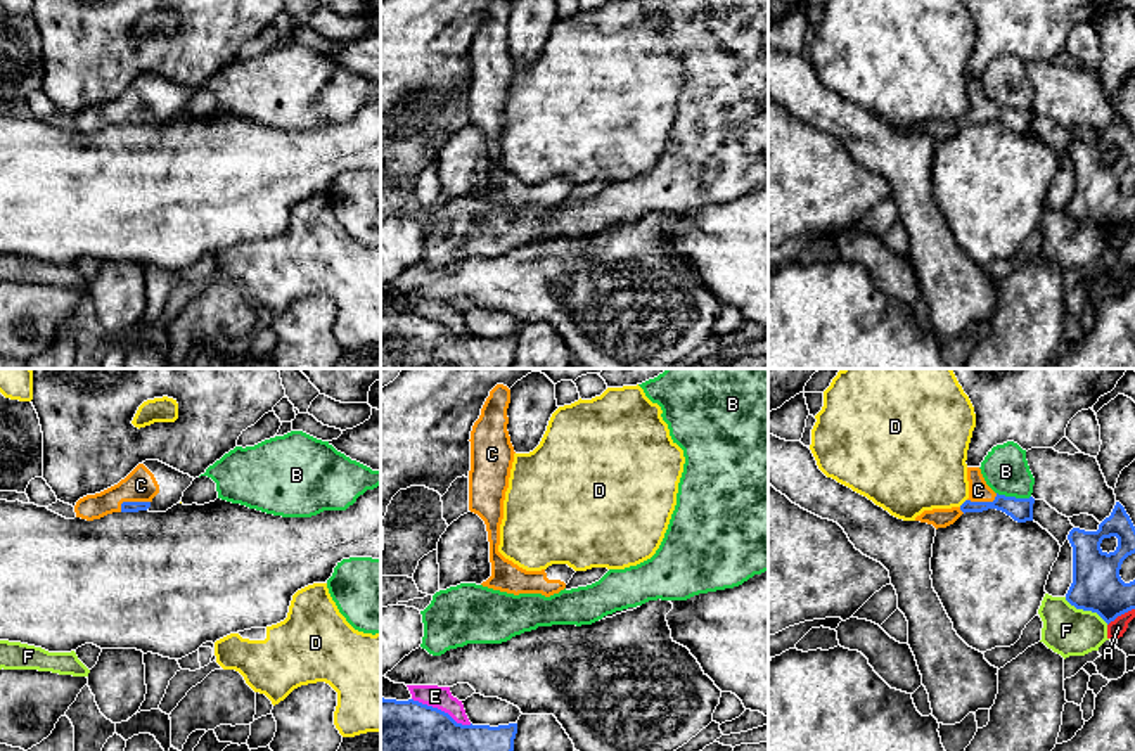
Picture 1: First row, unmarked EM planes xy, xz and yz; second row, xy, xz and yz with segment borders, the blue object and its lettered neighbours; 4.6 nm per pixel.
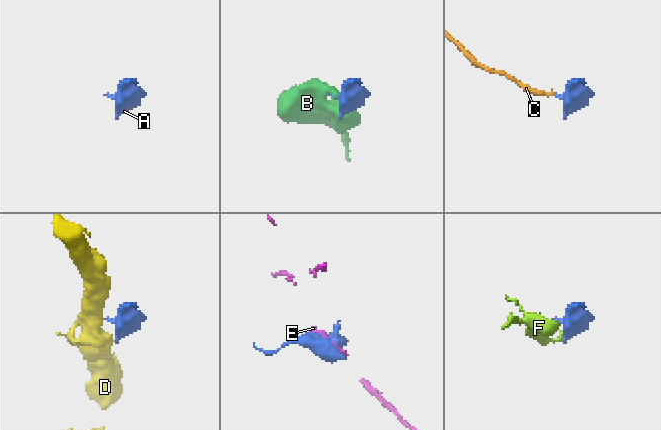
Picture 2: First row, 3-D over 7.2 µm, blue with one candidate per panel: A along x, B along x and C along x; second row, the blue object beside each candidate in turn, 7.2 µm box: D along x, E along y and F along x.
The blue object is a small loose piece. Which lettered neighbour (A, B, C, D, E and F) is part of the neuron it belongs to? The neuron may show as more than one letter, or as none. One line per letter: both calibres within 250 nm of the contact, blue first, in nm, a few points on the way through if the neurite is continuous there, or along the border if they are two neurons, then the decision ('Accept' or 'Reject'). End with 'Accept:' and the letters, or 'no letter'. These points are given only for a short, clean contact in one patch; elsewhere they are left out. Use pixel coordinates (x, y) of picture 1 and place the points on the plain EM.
A: Thickness 240 nm (blue) against 80 nm. Boundary: yz (1134, 220), (1118, 227), (1108, 237). Reject
B: Thickness 110 nm (blue) against 220 nm. Boundary: yz (997, 104), (1007, 109), (1030, 109). Reject
C: Thickness 50 nm (blue) against 150 nm. Accept
D: Thickness 100 nm (blue) against 400 nm. Boundary: yz (966, 111), (959, 118). Reject
E: Thickness 500 nm (blue) against 100 nm. Reject
F: Thickness 240 nm (blue) against 220 nm. Reject
Accept: C

